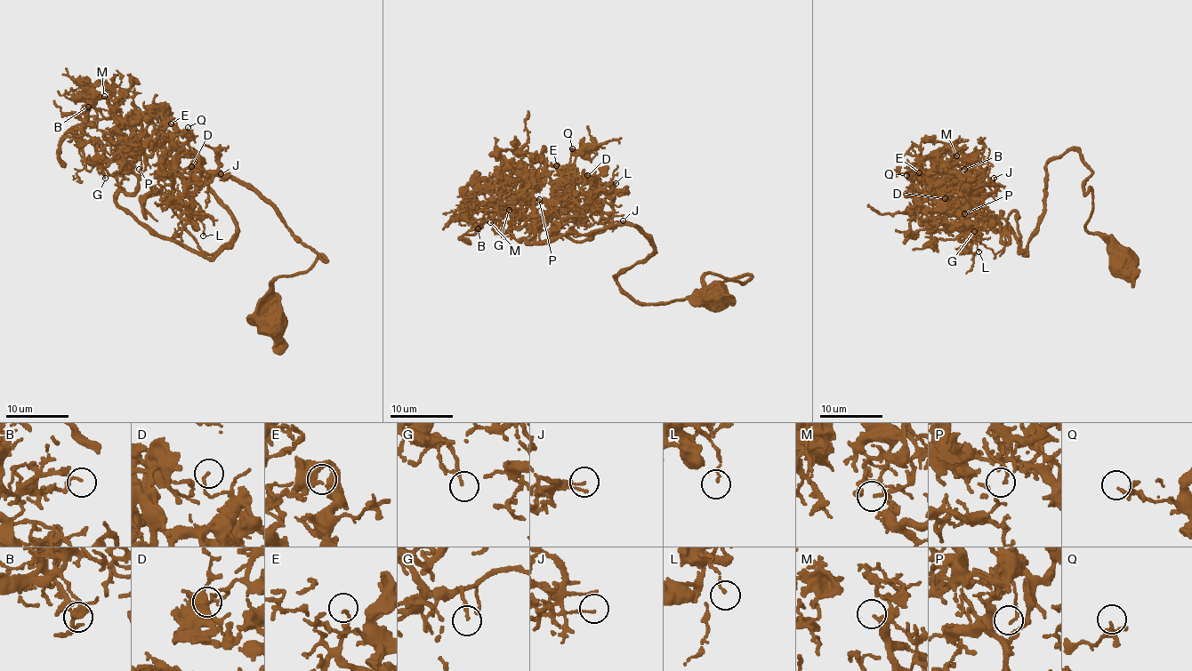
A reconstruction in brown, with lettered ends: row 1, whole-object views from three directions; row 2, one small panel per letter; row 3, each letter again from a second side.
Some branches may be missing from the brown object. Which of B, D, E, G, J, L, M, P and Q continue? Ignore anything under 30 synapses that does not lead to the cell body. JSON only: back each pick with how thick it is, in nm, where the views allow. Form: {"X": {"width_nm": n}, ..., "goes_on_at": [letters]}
{"goes_on_at": []}

